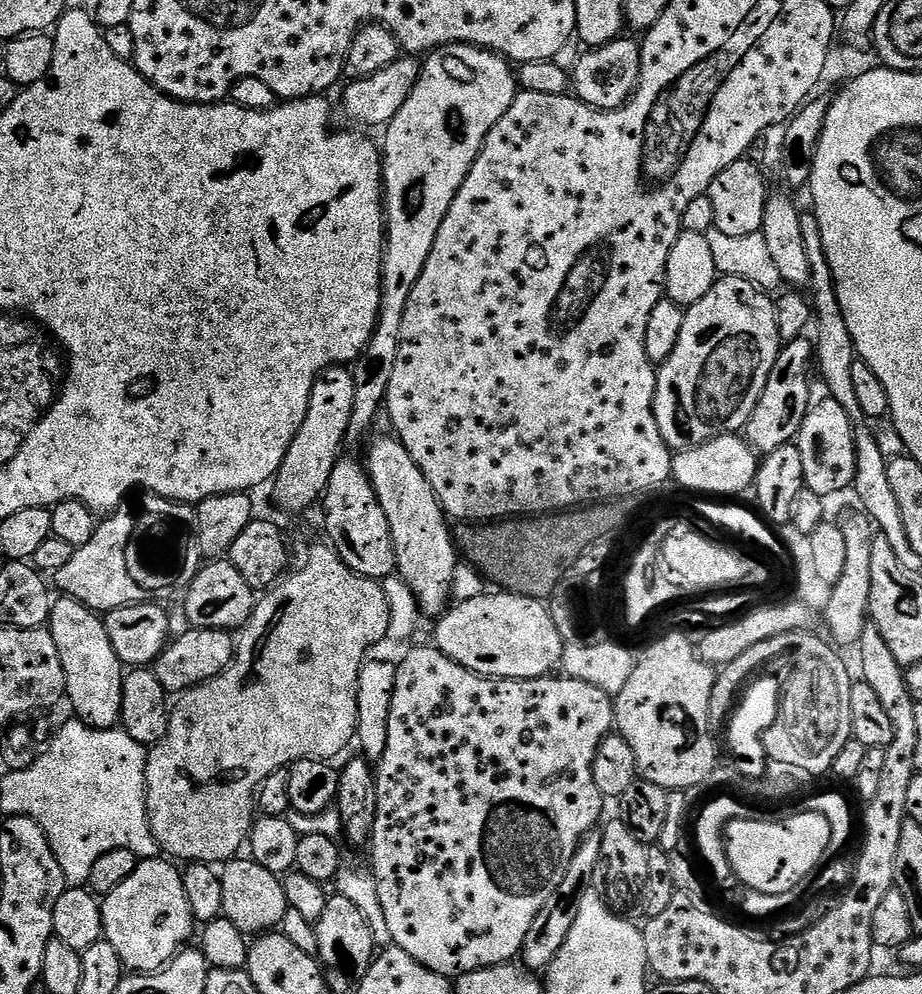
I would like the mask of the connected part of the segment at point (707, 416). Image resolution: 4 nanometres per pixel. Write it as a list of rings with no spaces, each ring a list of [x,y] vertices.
[[[721,275],[710,294],[685,311],[678,346],[674,346],[674,354],[670,354],[665,364],[659,365],[656,373],[654,414],[666,446],[673,453],[684,452],[720,436],[739,433],[750,414],[754,414],[762,390],[766,390],[770,370],[774,370],[781,347],[773,297],[750,281]]]

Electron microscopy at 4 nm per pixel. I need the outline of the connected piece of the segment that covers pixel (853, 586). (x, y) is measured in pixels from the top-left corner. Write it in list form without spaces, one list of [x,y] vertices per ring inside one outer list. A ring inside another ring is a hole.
[[[863,510],[848,512],[838,520],[843,536],[846,537],[846,570],[842,578],[831,585],[828,596],[828,605],[824,608],[824,616],[828,619],[828,628],[832,631],[831,639],[837,645],[859,645],[864,628],[869,624],[870,617],[870,552],[872,544],[877,538],[878,532],[874,527],[868,513]],[[840,643],[840,644],[839,644]]]

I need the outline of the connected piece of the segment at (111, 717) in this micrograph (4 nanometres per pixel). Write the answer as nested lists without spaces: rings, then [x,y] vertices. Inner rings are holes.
[[[60,598],[53,603],[52,617],[46,625],[54,638],[54,646],[58,646],[58,658],[62,658],[62,666],[66,674],[67,703],[72,703],[75,719],[91,728],[114,728],[120,724],[122,714],[122,686],[126,675],[126,665],[114,654],[114,646],[110,646],[110,634],[106,634],[103,619],[82,602]]]

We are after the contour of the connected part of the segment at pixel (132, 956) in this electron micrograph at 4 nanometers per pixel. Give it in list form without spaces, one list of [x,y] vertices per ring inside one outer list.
[[[168,858],[141,859],[134,874],[130,874],[122,886],[114,886],[114,890],[103,897],[100,905],[103,939],[108,940],[114,950],[118,950],[118,958],[129,973],[160,971],[191,941],[188,939],[192,936],[194,921],[190,898],[186,898],[181,869],[175,866]]]

